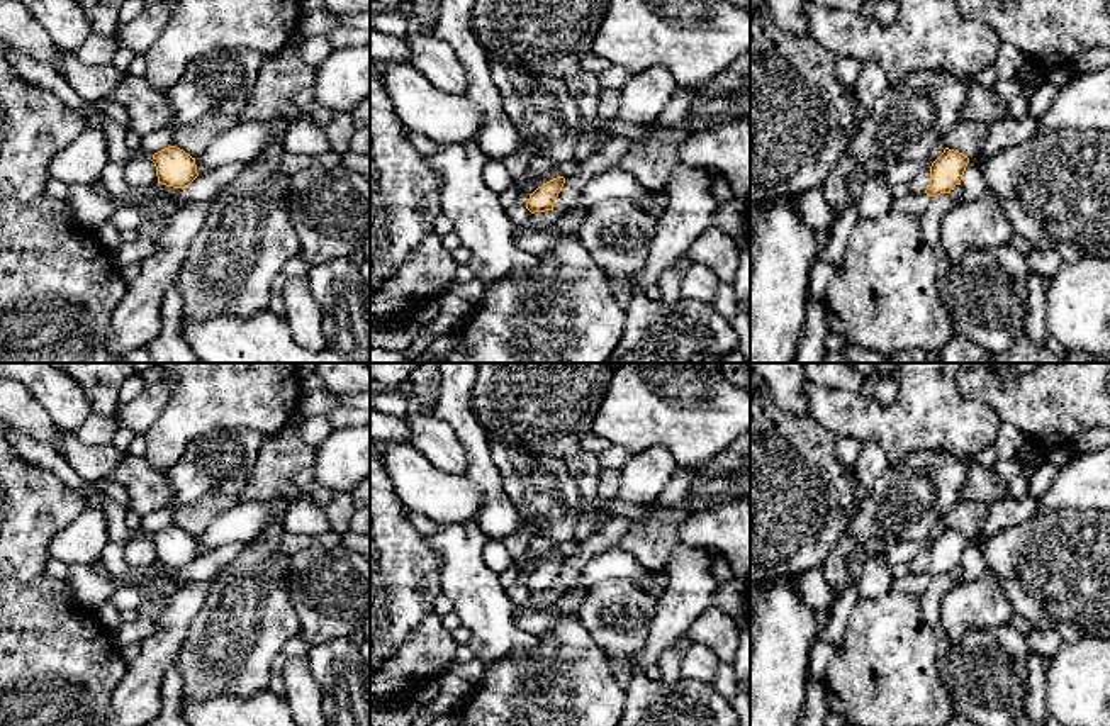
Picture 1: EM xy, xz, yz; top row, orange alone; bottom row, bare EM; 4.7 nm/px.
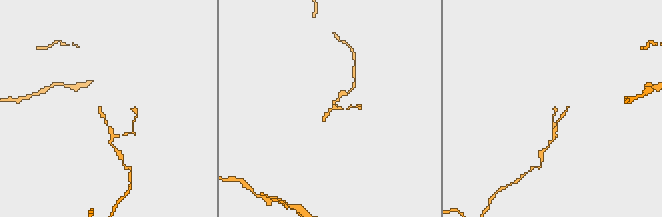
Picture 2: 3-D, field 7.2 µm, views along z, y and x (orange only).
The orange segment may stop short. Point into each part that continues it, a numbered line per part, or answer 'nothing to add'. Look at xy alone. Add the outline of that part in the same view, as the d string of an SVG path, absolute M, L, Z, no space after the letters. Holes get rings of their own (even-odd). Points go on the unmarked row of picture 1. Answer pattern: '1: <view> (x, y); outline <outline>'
nothing to add

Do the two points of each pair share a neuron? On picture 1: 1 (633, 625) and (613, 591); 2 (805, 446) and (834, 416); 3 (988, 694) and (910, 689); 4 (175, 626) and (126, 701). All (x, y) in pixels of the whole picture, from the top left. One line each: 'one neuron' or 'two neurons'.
1: one neuron
2: two neurons
3: two neurons
4: one neuron

